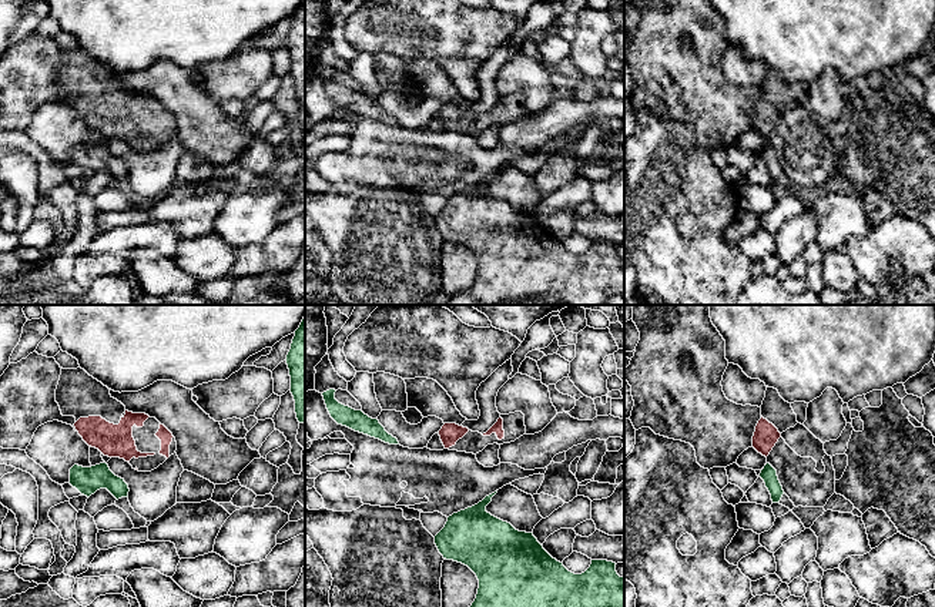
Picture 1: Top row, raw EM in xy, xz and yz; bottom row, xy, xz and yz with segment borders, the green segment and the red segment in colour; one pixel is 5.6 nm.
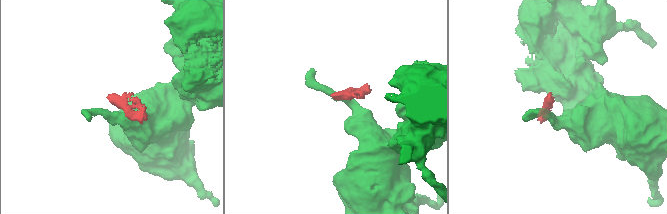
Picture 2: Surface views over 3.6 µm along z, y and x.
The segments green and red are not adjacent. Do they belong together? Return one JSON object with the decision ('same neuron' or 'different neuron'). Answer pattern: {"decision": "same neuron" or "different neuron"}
{"decision": "different neuron"}

